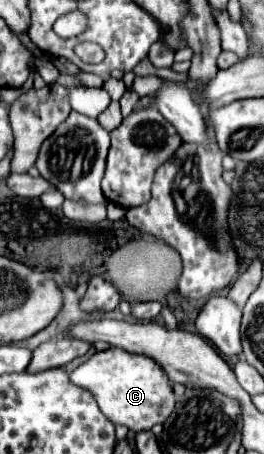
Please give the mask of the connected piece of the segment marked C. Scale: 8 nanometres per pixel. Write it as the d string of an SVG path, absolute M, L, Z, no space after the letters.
M123 349L95 351L85 363L81 363L71 375L71 383L93 393L99 409L113 425L125 425L129 431L149 431L153 425L163 423L173 407L175 395L163 369L151 359Z

